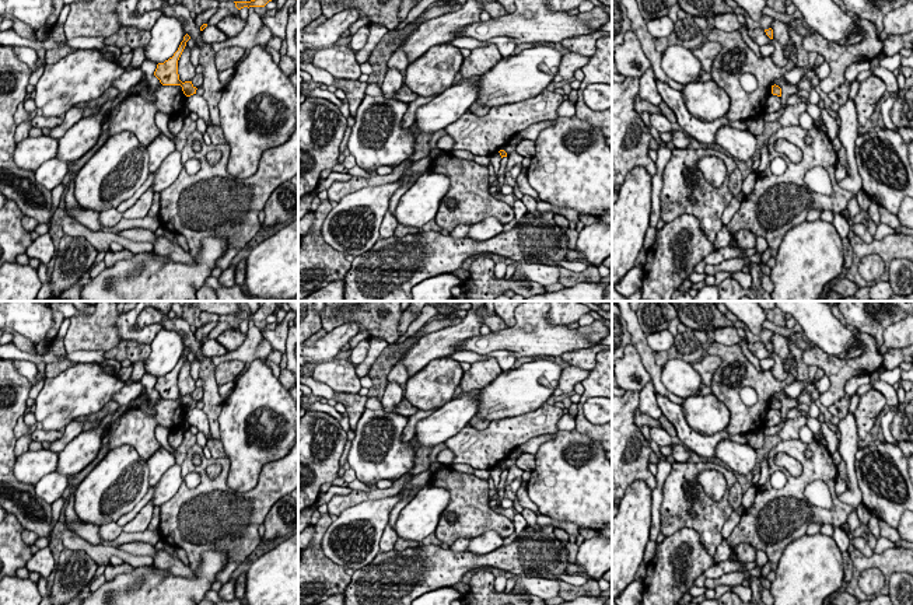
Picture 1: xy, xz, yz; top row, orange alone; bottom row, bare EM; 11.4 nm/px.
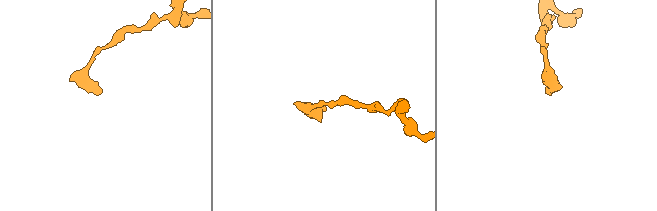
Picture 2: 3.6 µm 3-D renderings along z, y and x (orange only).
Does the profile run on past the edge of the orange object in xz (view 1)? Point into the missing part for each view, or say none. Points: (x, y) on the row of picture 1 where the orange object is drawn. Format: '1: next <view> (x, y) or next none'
1: next none

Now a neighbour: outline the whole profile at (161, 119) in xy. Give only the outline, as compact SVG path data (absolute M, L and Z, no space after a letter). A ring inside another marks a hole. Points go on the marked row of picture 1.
M162 112L155 113L155 125L164 133L167 137L169 137L174 143L178 141L176 134L172 134L171 130L168 129L168 116Z

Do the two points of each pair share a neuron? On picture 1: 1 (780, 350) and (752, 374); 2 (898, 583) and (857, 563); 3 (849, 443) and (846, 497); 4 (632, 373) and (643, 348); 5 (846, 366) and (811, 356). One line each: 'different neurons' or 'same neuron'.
1: different neurons
2: different neurons
3: same neuron
4: different neurons
5: same neuron

